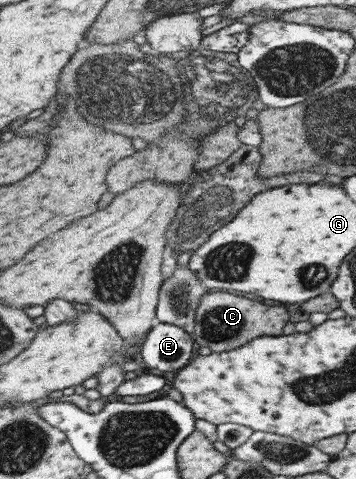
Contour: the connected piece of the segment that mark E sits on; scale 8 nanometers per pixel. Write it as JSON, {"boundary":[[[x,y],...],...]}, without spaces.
{"boundary":[[[159,323],[149,332],[141,346],[144,367],[158,370],[178,370],[190,364],[195,342],[185,328],[175,324]]]}

